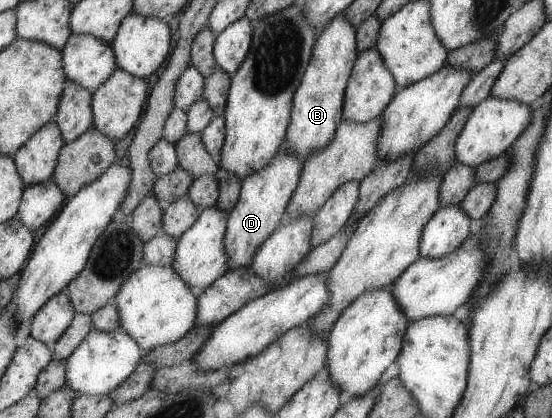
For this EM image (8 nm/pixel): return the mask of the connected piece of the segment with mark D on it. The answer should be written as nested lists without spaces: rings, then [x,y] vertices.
[[[286,146],[272,161],[271,166],[242,181],[241,195],[236,208],[229,214],[225,249],[229,256],[229,270],[250,268],[256,253],[282,224],[284,213],[303,173],[302,159]]]

